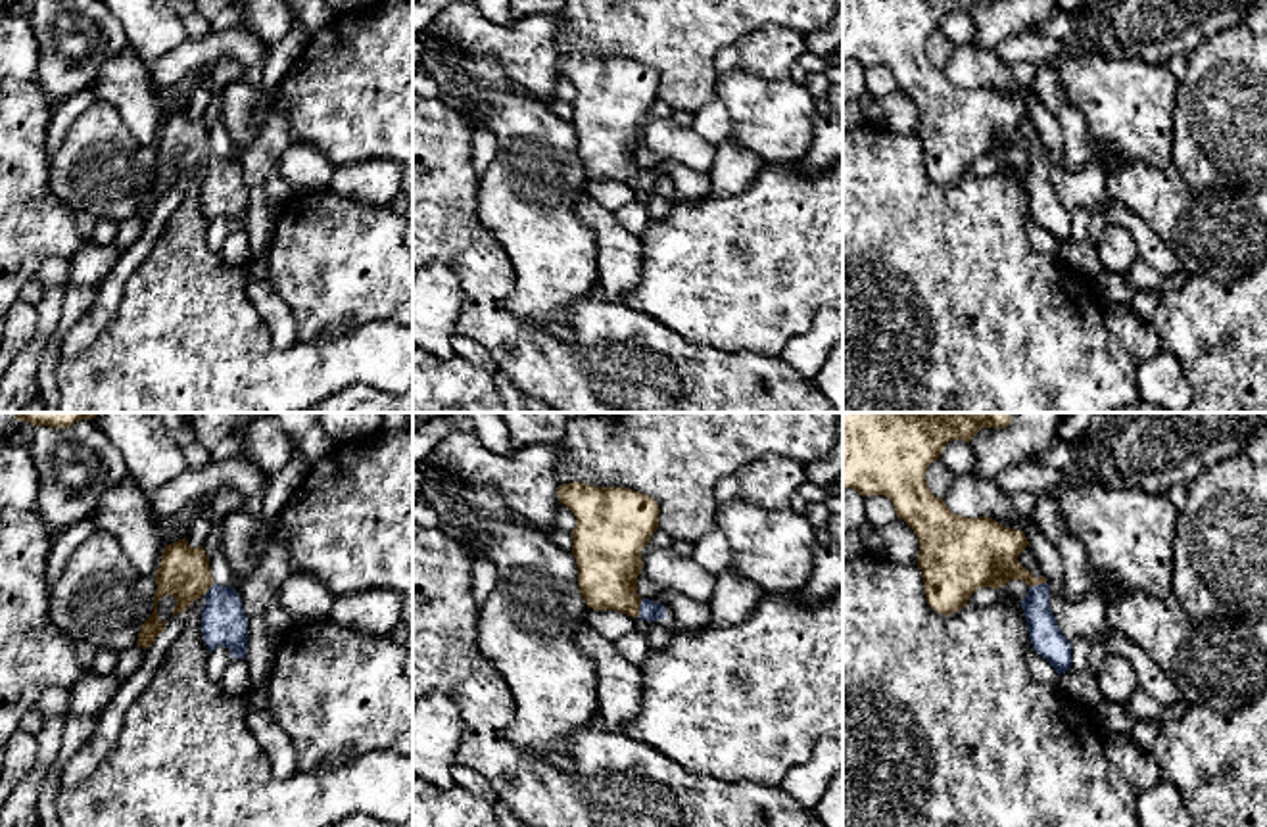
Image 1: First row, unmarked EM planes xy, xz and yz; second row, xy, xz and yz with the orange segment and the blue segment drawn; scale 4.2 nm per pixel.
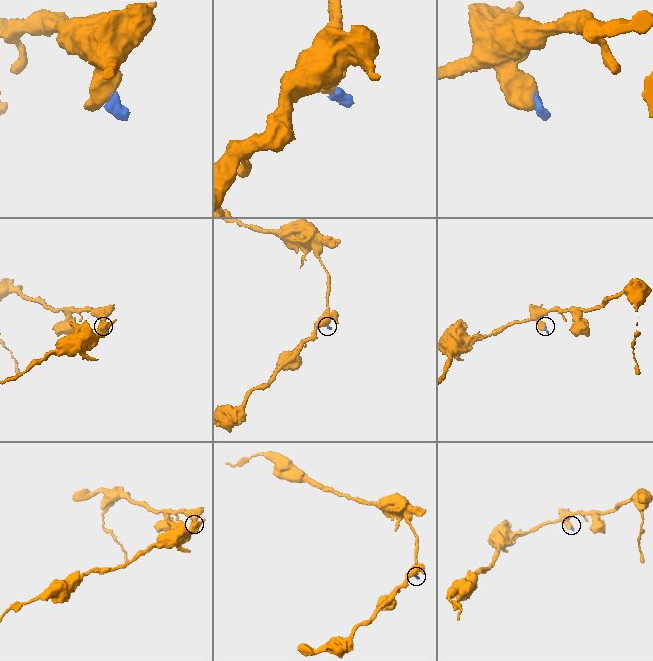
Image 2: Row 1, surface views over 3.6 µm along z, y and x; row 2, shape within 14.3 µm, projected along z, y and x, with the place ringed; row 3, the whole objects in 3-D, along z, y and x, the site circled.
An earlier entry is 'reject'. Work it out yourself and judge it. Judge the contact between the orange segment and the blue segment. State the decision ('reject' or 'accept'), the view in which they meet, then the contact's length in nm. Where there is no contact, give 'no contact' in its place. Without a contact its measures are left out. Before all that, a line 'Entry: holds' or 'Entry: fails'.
Entry: fails
accept; contact in xz; length 80 nm

